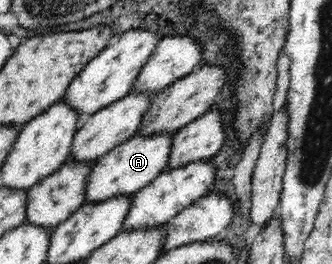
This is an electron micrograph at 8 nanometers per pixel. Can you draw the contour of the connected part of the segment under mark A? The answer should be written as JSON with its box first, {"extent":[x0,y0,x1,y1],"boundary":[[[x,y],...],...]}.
{"extent":[86,131,176,204],"boundary":[[[162,131],[147,135],[136,134],[111,148],[95,162],[92,168],[92,174],[88,178],[86,204],[90,204],[90,201],[101,201],[116,195],[136,194],[140,189],[150,184],[168,167],[175,133],[176,131]]]}

